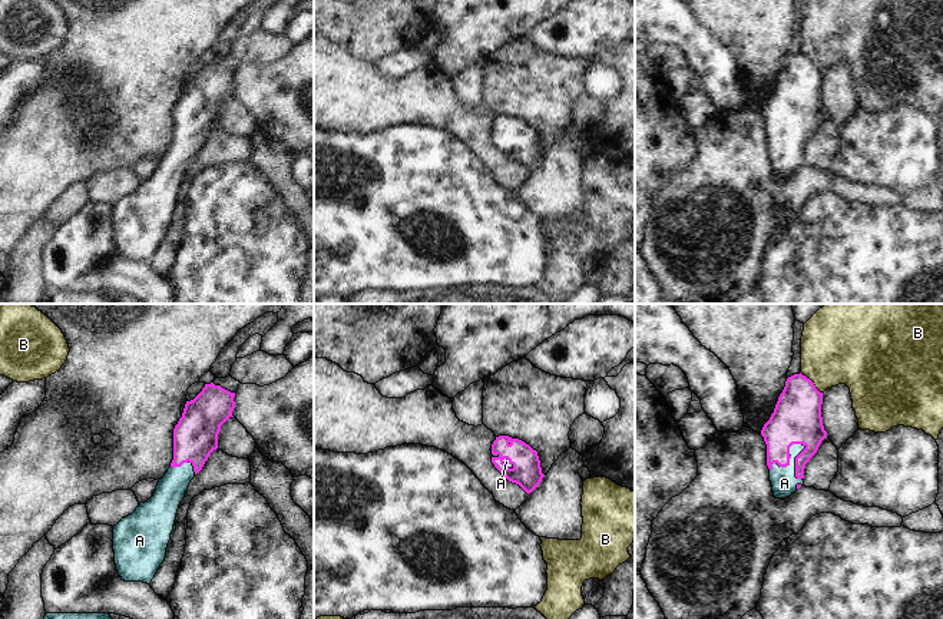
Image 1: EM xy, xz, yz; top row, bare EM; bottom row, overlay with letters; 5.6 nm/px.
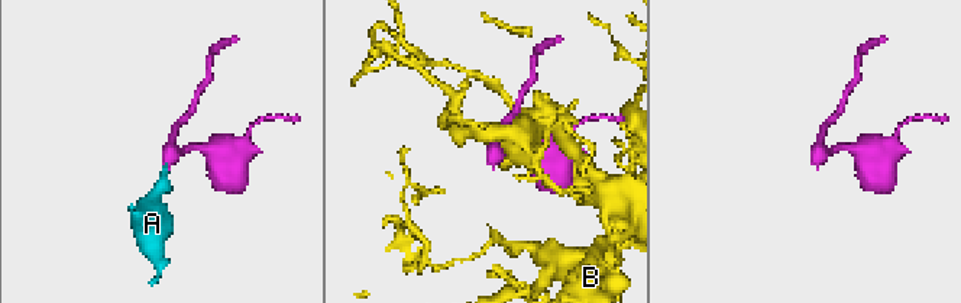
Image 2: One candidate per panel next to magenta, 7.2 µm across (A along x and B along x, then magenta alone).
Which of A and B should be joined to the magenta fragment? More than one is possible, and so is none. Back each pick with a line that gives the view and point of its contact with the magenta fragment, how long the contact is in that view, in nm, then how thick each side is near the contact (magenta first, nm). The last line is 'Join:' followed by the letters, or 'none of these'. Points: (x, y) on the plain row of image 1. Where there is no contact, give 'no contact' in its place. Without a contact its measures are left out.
A: meets magenta in yz at (790, 136); contact 260 nm long; 280 nm thick on the magenta side, 140 nm on the other
Join: A

